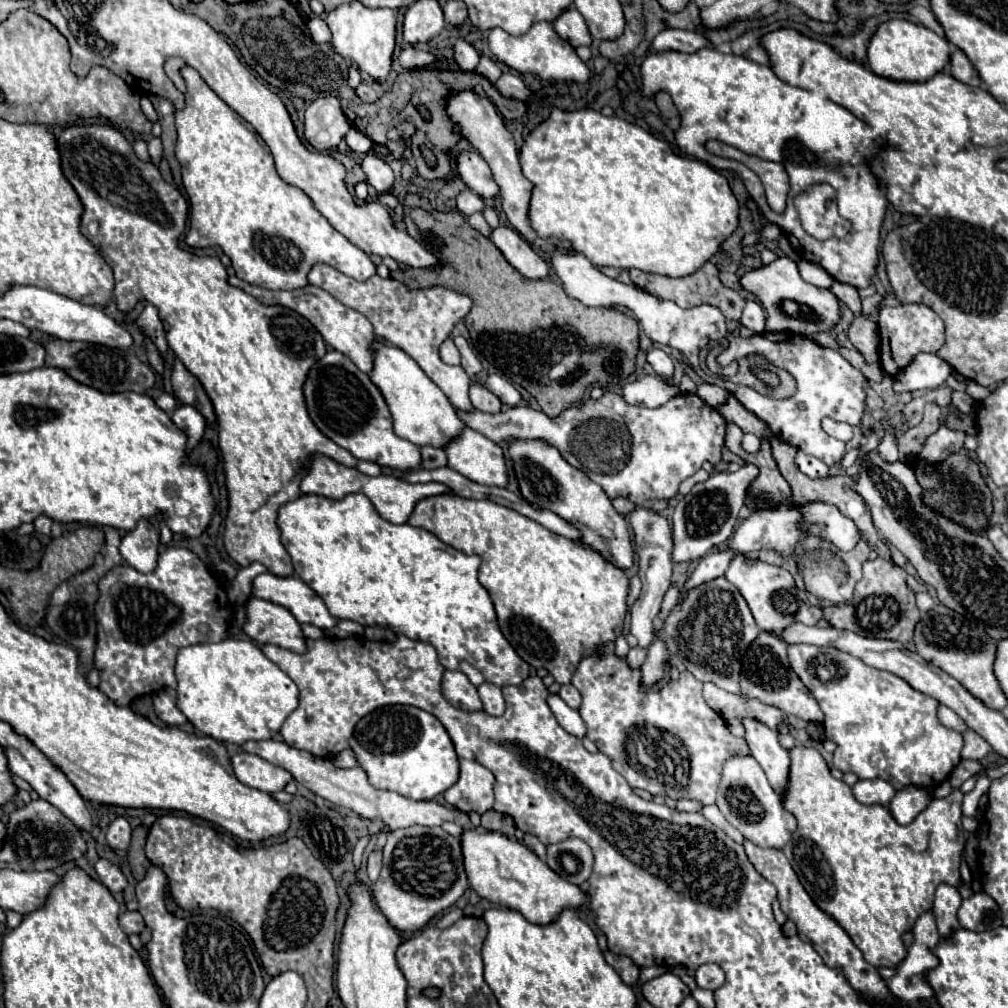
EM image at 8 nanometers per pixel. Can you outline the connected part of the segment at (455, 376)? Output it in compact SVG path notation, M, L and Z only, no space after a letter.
M319 264L309 272L309 284L319 286L333 294L341 304L361 312L371 324L377 336L385 338L389 344L407 352L419 368L445 392L449 402L461 412L473 412L473 404L469 400L469 376L461 366L447 366L439 358L439 346L445 338L449 338L453 326L465 318L471 310L471 298L465 294L457 294L443 286L427 288L427 290L409 290L401 282L393 278L373 276L367 282L357 282L331 266Z

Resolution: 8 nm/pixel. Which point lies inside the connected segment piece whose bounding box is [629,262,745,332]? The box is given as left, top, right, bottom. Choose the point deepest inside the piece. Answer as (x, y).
(704, 287)

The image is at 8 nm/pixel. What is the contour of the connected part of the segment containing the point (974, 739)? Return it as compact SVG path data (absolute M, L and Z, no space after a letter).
M967 730L963 732L963 738L965 738L965 746L963 746L963 752L961 756L963 758L971 758L971 760L985 760L987 756L991 756L991 744L987 744L985 738L981 738L975 730Z

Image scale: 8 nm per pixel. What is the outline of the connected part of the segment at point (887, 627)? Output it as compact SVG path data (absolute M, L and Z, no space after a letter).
M867 560L863 564L863 578L855 586L853 604L823 608L823 618L833 628L857 632L867 638L889 638L899 640L907 650L915 650L913 630L919 622L919 608L915 606L915 594L905 584L905 570L883 560Z

